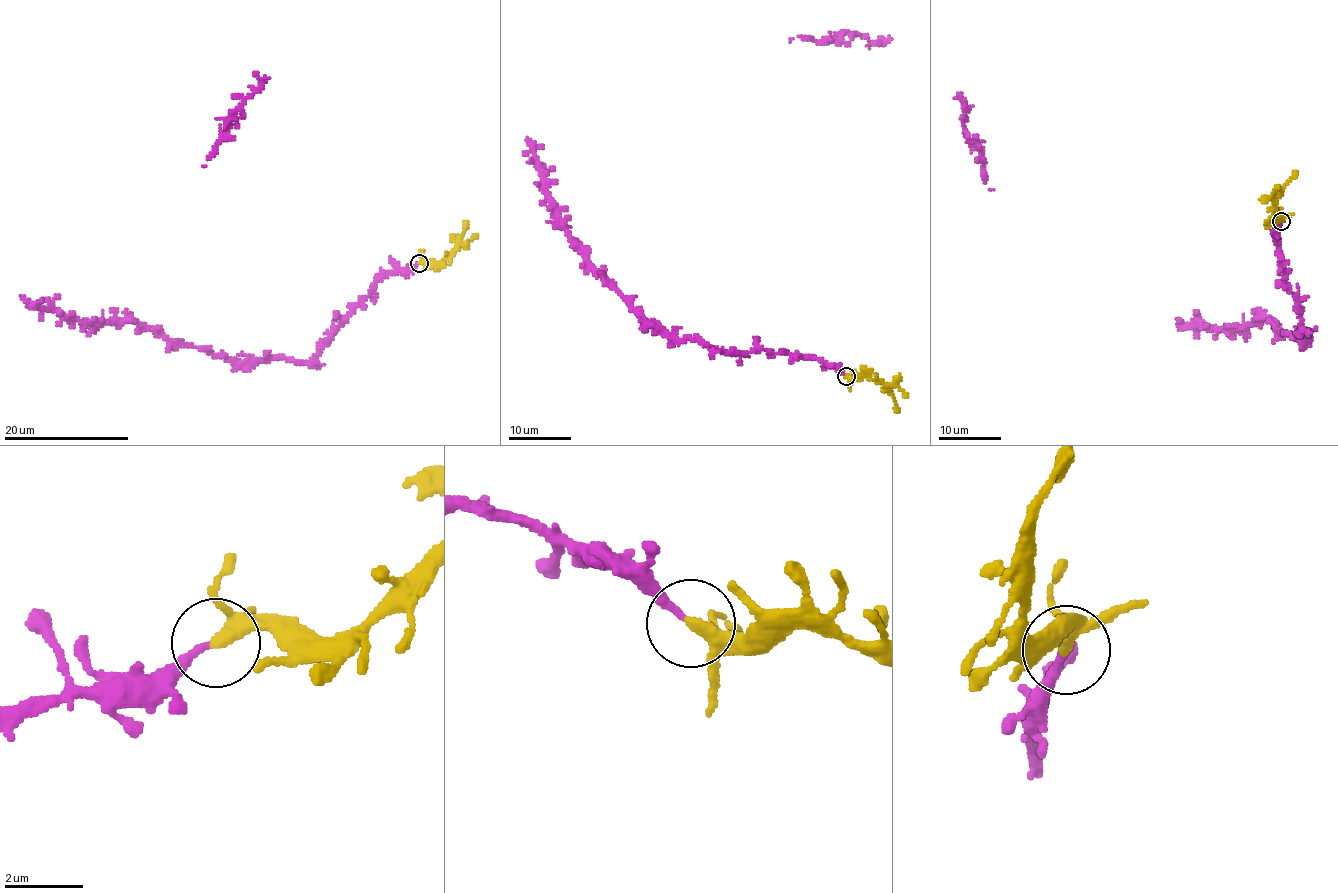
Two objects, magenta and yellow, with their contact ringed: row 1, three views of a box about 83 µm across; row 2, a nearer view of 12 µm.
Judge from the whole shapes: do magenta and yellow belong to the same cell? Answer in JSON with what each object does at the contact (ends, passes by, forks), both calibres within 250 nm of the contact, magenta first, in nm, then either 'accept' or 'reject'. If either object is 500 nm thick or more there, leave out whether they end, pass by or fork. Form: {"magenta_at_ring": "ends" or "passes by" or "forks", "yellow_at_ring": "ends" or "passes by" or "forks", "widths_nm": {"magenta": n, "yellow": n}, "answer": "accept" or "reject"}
{"magenta_at_ring": "ends", "yellow_at_ring": "forks", "widths_nm": {"magenta": 220, "yellow": 240}, "answer": "accept"}

